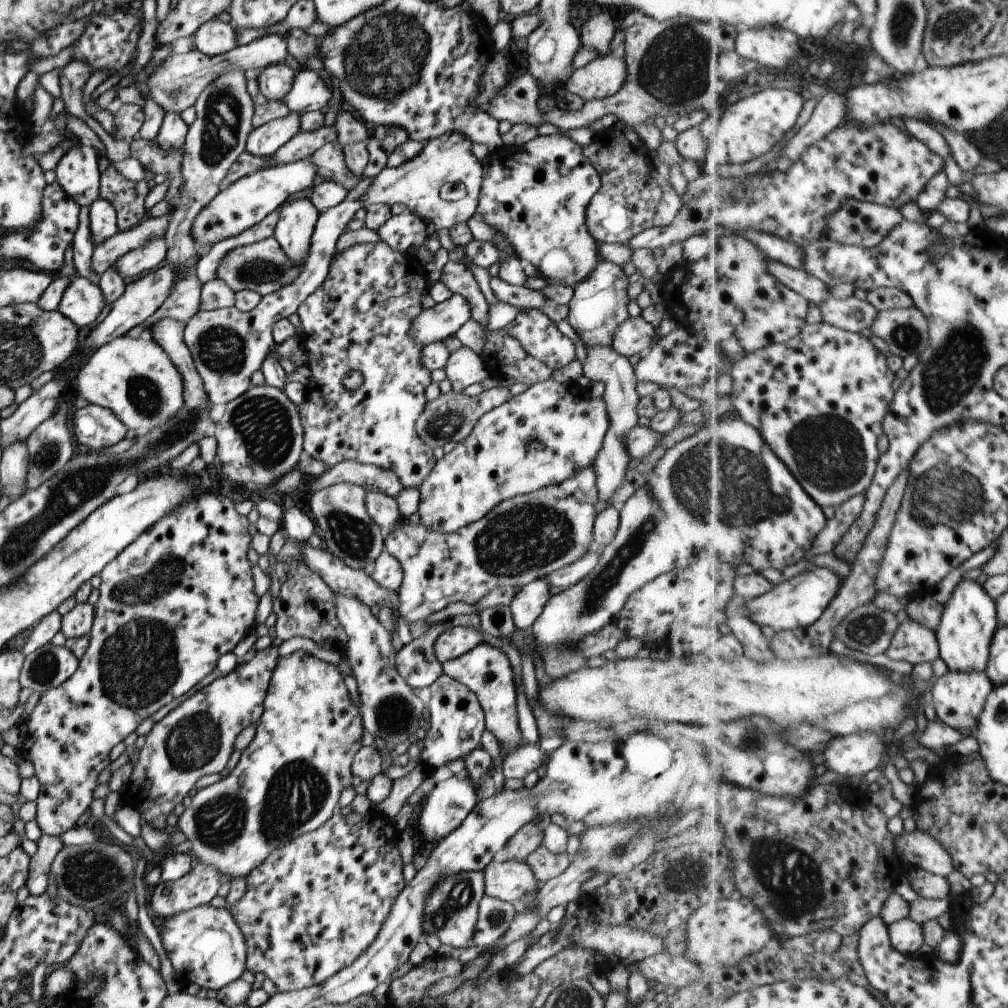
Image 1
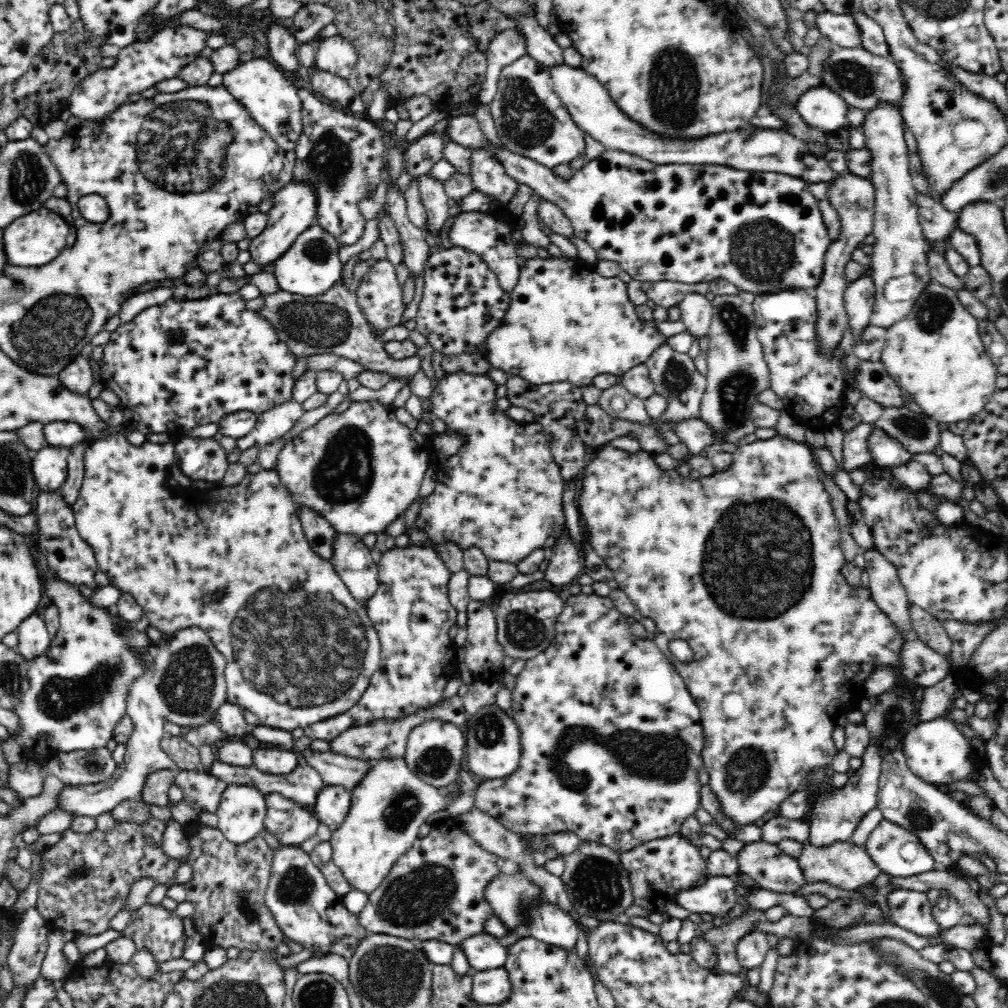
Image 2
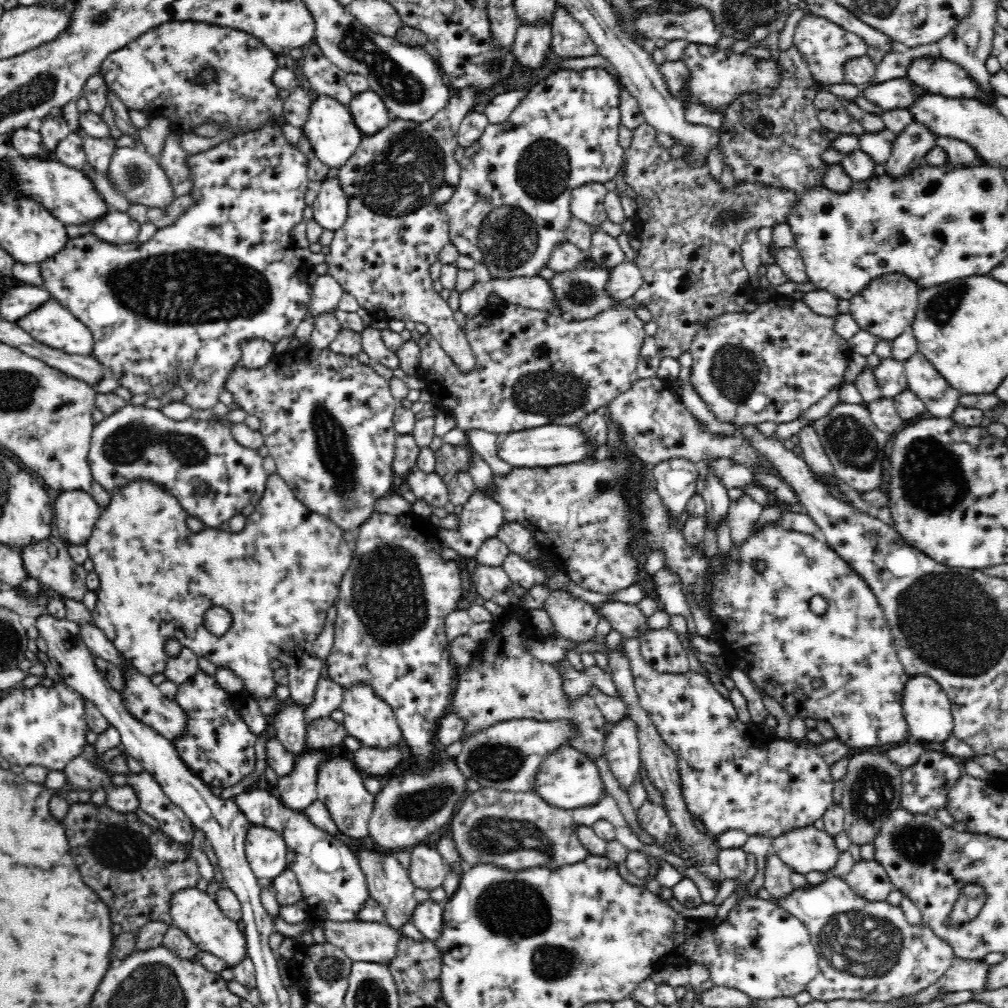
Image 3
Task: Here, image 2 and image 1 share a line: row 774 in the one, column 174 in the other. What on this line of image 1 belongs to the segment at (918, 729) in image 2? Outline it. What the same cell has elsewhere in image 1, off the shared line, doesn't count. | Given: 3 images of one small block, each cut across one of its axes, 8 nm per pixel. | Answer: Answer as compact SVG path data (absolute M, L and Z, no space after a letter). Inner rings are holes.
M208 903L160 921L163 926L158 930L163 947L167 950L178 980L183 984L194 982L201 988L219 991L229 982L240 978L247 969L245 936L226 906L218 908Z

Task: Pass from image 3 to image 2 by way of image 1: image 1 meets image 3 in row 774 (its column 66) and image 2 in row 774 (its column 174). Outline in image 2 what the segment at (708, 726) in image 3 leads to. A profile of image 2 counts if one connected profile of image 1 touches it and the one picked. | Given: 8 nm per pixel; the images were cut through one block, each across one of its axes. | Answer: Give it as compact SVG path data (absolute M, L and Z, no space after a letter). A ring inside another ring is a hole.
M578 594L565 602L563 612L558 616L555 635L550 646L538 656L528 659L523 670L516 677L516 684L511 690L512 701L510 715L517 724L521 739L521 757L518 768L510 775L496 780L482 780L475 788L475 806L482 812L493 816L508 830L519 835L547 835L555 832L572 831L582 842L598 842L619 853L633 849L657 838L670 837L680 830L680 826L688 816L694 815L700 804L700 788L698 772L703 768L702 748L704 748L703 728L700 720L700 709L694 698L688 694L683 678L674 668L673 663L657 647L650 636L644 640L636 637L630 630L626 616L620 613L609 597L594 594Z

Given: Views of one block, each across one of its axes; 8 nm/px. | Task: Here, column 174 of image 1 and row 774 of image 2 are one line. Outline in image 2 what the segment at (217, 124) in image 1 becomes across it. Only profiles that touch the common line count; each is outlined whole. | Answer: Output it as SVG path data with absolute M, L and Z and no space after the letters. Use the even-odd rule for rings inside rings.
M305 735L298 736L296 740L294 739L293 752L297 758L297 765L292 772L284 773L283 775L263 773L252 765L249 767L232 766L230 764L224 764L224 762L220 762L218 759L209 766L209 774L229 784L252 786L264 794L278 793L297 802L299 805L313 806L318 794L320 794L320 790L322 790L326 784L324 784L320 773L316 771L316 769L313 769L310 763L304 759L304 755L302 755L302 751L308 749L310 744L312 744L312 739L308 739Z

